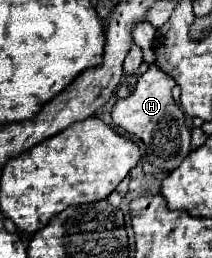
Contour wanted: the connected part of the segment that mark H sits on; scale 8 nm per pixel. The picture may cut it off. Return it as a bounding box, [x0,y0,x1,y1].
[111,66,191,172]

